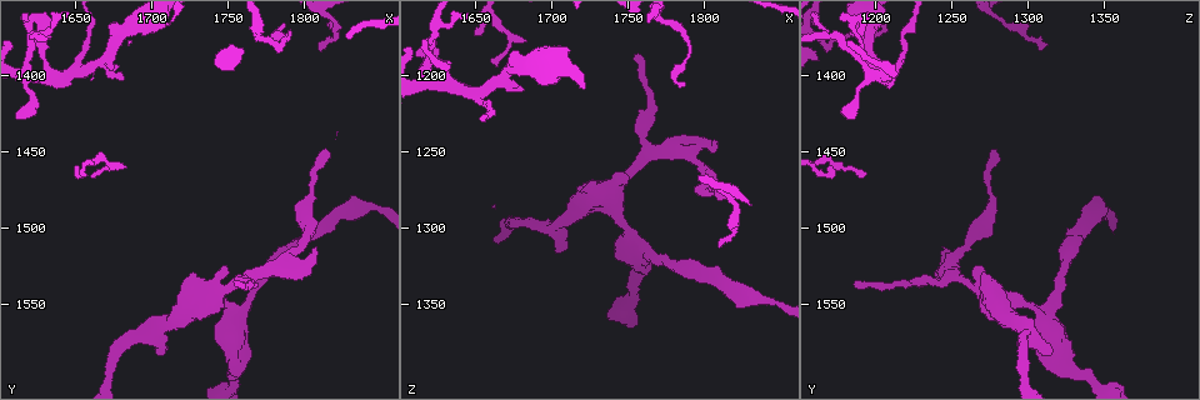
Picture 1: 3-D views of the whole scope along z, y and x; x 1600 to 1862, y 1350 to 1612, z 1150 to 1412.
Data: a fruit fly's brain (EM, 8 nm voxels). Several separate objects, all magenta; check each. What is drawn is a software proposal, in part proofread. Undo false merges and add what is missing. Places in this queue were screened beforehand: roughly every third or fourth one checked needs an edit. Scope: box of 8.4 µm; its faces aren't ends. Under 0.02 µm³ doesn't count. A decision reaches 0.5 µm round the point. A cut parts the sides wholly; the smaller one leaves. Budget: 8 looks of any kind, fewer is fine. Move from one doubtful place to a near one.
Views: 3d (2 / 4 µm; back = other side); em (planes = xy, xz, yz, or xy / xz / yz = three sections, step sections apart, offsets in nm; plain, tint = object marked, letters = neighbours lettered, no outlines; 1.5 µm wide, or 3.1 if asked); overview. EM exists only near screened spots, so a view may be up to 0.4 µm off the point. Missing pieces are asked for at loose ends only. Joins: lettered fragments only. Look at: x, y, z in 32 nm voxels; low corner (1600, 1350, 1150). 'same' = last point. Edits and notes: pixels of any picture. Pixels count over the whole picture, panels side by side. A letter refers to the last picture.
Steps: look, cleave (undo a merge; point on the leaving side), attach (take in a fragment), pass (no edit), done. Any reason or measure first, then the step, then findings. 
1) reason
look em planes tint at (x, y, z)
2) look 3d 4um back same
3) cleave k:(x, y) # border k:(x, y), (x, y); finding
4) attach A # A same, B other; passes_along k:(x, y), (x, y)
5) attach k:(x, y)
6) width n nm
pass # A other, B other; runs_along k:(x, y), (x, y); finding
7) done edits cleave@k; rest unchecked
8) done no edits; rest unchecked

sudden change in width
look 3d 4um at (1622, 1402, 1206)

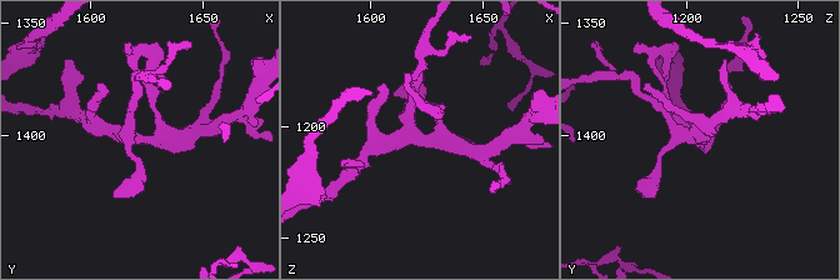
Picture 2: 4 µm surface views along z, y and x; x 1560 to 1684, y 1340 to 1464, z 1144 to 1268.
look em planes tint at (1622, 1401, 1204)

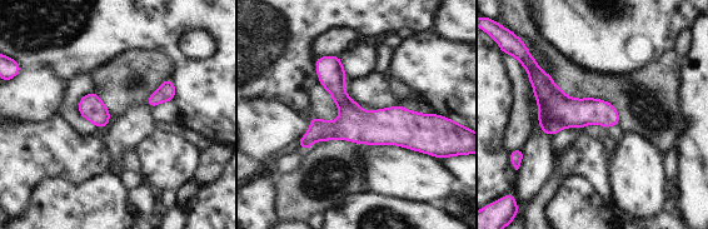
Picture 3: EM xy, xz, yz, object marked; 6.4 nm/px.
look em planes letters same

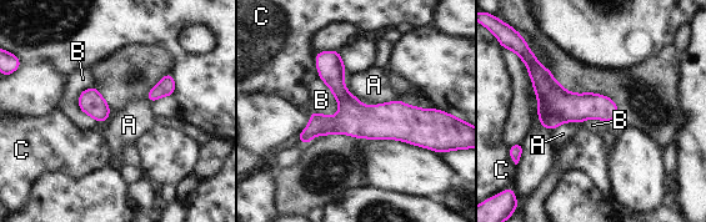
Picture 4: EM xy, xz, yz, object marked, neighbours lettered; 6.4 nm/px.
pass # A other, B other, C other; border 4:(374, 104), (401, 100), (434, 109); continuous, no second neuron

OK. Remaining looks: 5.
sudden change in width
look em 3.1um planes plain at (1802, 1480, 1276)

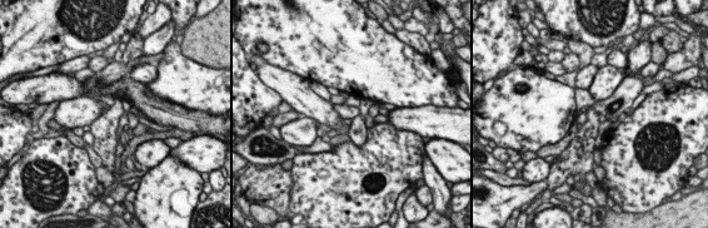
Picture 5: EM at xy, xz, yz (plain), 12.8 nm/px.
see the neighbours
look em 3.1um planes letters same

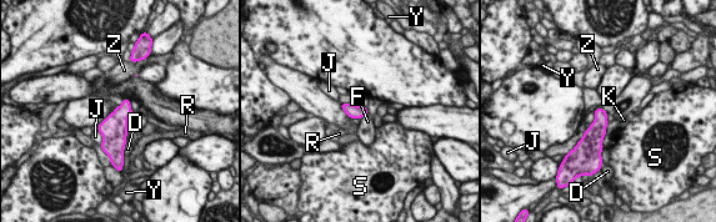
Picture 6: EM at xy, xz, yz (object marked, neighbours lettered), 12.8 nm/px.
pass # D other, F other, J other, K other, R other, S other, Y other, Z other; border 6:(367, 114), (359, 119); all the same neuron

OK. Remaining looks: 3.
branch stops here
look em xz step 8 tint at (1706, 1582, 1314)

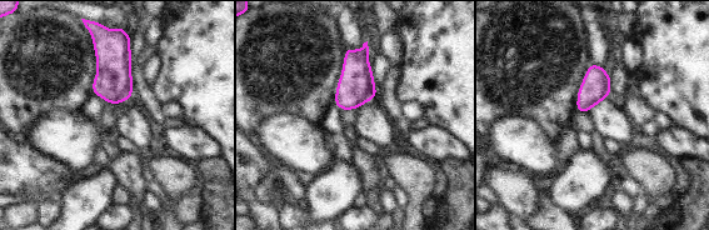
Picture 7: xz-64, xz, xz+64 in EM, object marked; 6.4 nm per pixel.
cut it another way
look em planes letters same

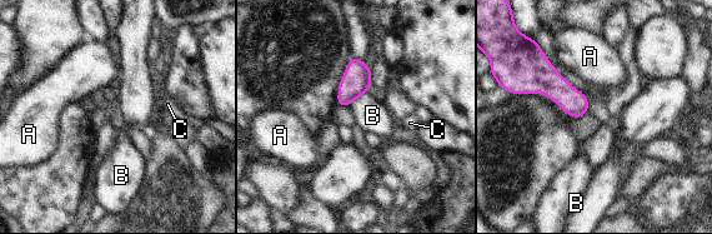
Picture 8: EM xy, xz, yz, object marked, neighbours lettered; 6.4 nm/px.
pass # A other, B other, C other; border 8:(370, 89), (349, 104); none of them fits

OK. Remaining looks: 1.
done no edits; rest unchecked

